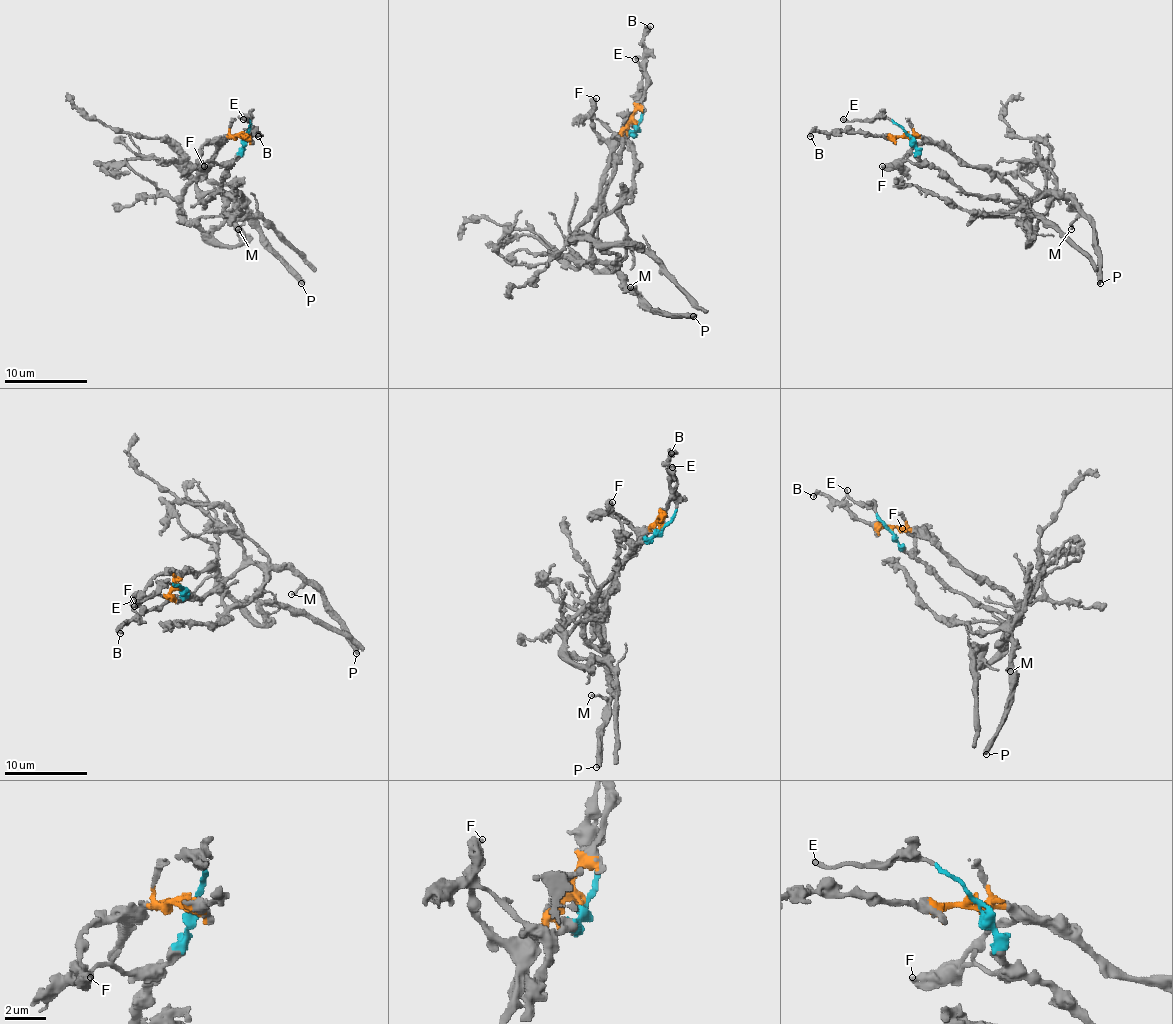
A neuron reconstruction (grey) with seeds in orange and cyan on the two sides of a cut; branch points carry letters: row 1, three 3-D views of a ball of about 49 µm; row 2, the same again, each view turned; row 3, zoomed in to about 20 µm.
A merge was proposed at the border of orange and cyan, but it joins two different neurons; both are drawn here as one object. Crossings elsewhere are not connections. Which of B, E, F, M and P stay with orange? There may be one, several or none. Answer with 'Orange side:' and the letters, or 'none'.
Orange side: B, F

